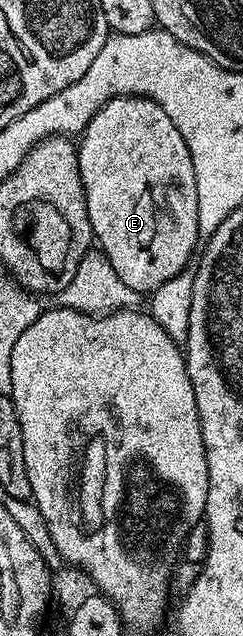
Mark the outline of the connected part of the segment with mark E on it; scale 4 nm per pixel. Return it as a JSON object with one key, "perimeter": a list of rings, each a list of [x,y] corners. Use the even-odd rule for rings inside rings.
{"perimeter":[[[120,95],[94,113],[78,142],[84,204],[99,250],[110,261],[114,273],[118,273],[130,289],[141,293],[156,291],[189,266],[188,262],[192,254],[194,259],[202,239],[198,229],[198,185],[194,181],[194,161],[190,161],[190,149],[186,149],[182,133],[178,133],[174,121],[166,117],[166,109],[154,101],[139,95]]]}

